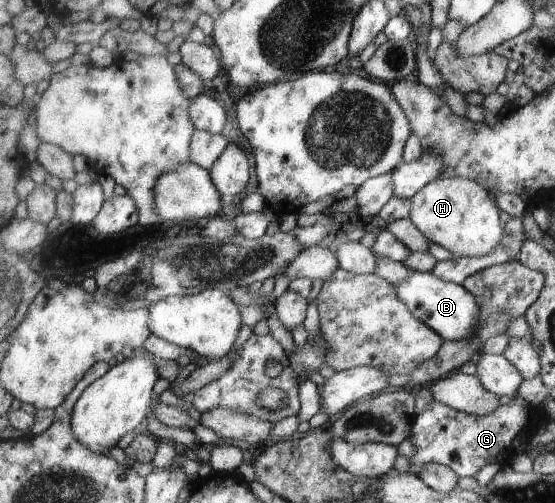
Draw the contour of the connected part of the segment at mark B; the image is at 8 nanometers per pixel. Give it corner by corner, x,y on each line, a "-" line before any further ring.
412,271
411,275
395,286
399,299
402,299
414,313
416,318
425,322
445,341
465,341
474,343
479,338
479,313
481,306
475,294
463,284
448,282
430,273

